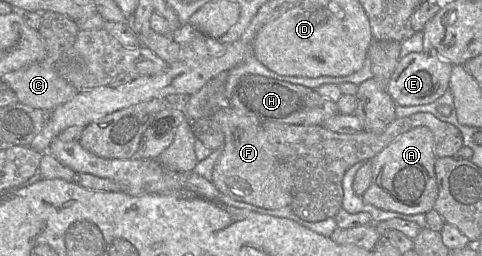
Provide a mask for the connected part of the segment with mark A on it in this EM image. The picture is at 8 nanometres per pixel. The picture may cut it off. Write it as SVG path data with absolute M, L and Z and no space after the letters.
M418 126L403 133L370 160L372 177L368 189L361 196L363 202L385 211L426 214L434 208L438 196L436 158L429 128Z

